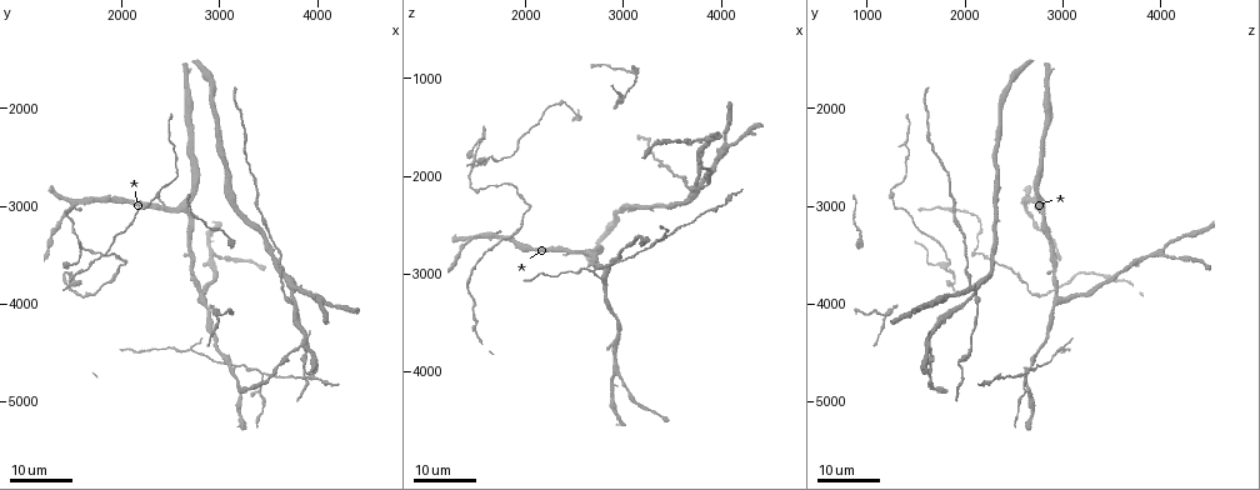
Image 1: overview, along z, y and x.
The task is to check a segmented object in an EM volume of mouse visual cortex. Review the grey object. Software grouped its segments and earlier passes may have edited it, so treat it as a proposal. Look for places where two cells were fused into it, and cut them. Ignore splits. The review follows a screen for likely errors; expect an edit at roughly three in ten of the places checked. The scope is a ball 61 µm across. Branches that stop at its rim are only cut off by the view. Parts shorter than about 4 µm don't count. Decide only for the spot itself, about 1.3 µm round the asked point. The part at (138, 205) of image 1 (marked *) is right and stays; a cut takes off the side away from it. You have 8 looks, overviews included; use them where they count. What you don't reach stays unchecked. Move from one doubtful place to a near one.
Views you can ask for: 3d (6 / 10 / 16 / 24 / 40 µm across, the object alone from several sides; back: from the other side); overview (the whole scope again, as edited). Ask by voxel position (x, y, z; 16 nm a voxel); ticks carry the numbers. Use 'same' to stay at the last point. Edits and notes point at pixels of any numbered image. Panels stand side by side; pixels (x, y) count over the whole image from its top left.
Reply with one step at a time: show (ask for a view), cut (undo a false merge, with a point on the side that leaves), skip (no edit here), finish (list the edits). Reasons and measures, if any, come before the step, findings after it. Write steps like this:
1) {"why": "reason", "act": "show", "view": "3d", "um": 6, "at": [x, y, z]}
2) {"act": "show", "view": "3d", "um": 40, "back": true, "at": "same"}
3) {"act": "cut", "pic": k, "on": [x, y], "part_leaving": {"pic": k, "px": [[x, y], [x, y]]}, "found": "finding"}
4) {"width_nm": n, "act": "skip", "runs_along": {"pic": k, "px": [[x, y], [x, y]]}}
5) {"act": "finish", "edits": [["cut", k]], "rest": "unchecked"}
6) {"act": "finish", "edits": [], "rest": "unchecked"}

{"act": "show", "view": "3d", "um": 24, "at": [2820, 3980, 3000]}

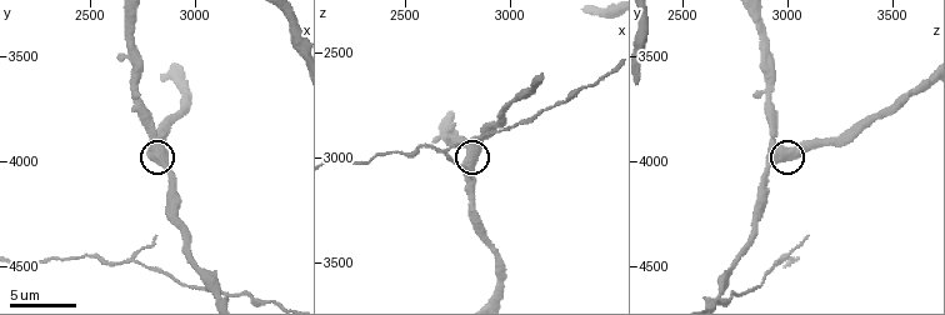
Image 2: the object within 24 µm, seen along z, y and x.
{"act": "show", "view": "3d", "um": 10, "at": [2800, 3990, 3000]}

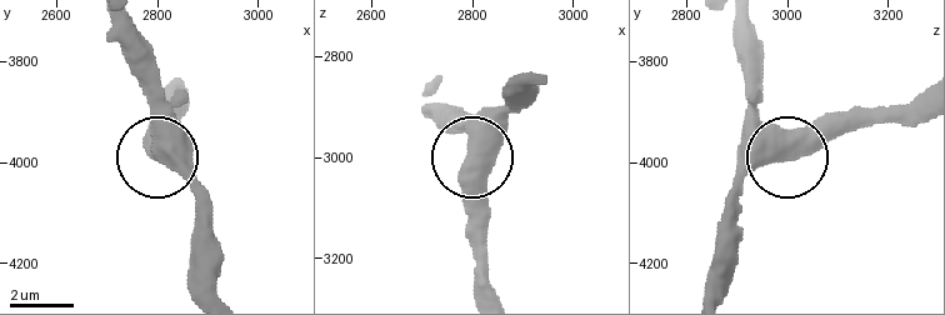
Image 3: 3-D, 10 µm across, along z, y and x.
{"width_nm": 570, "act": "skip", "found": "continuous, no second cell"}

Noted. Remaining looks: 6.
{"act": "show", "view": "3d", "um": 6, "at": [3180, 4640, 2760]}

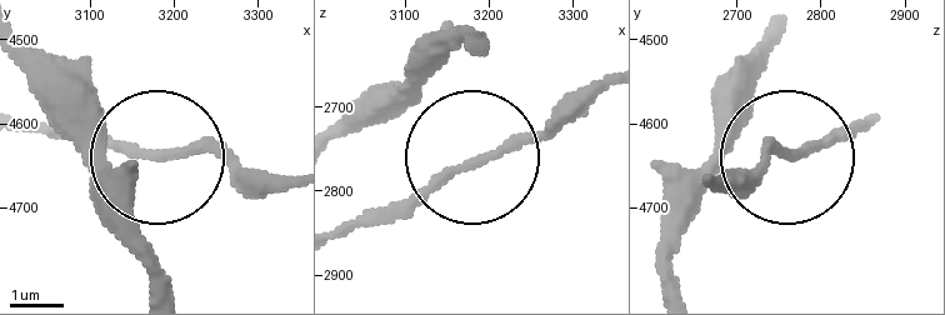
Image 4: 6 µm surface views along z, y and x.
{"arms": 3, "act": "skip", "runs_along": {"pic": 4, "px": [[341, 136], [408, 105], [489, 159], [579, 96]]}, "found": "all the same cell"}

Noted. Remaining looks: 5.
{"why": "branch point", "act": "show", "view": "3d", "um": 24, "at": [3440, 4740, 2620]}

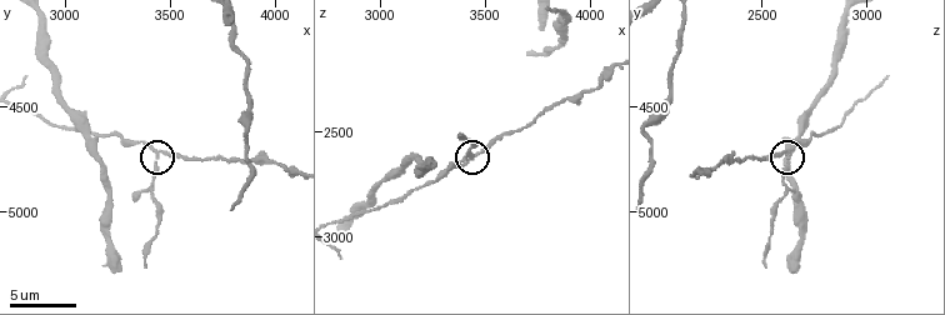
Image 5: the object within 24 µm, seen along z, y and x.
{"why": "zoom in", "act": "show", "view": "3d", "um": 6, "at": [3440, 4720, 2620]}

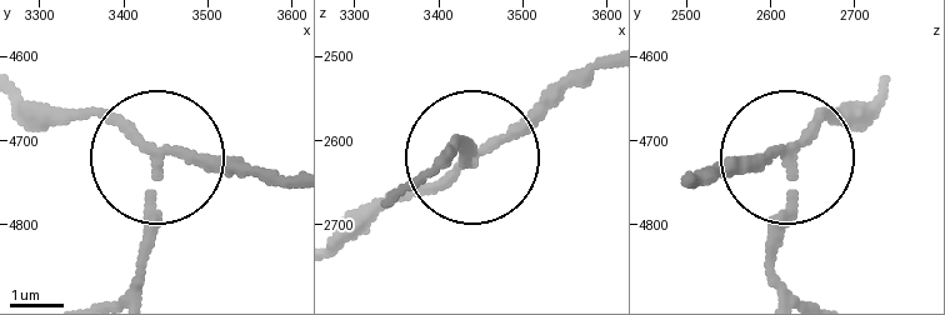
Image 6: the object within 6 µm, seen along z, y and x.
{"width_nm": 150, "act": "cut", "pic": 6, "on": [146, 238], "part_leaving": {"pic": 6, "px": [[158, 158], [144, 288]]}, "found": "two cells meet here"}

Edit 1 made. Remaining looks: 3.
{"why": "a fork", "act": "show", "view": "3d", "um": 16, "at": [2960, 3480, 4040]}

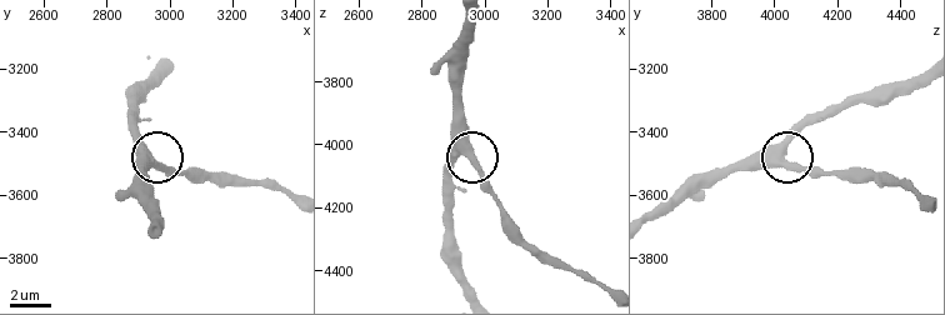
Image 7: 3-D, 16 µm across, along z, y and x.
{"why": "zoom in", "act": "show", "view": "3d", "um": 10, "at": [2930, 3480, 4020]}

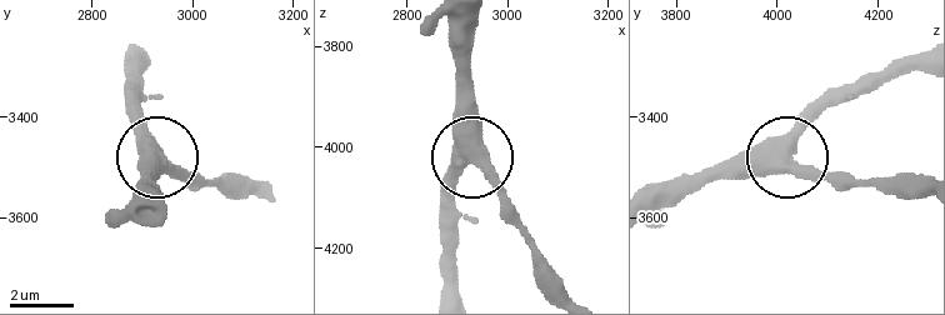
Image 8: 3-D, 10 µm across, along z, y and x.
{"width_nm": 430, "act": "skip", "runs_along": {"pic": 8, "px": [[471, 23], [471, 160], [441, 198]]}, "found": "all the same cell"}

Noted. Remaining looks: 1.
{"act": "finish", "edits": [["cut", 6]], "rest": "unchecked"}

